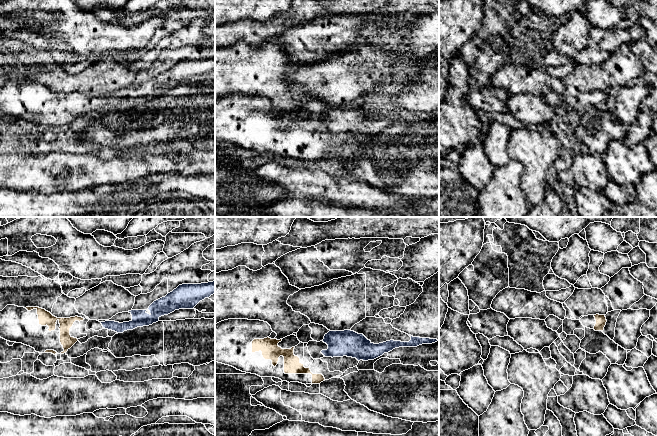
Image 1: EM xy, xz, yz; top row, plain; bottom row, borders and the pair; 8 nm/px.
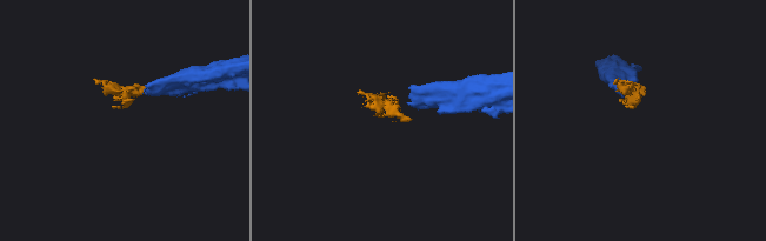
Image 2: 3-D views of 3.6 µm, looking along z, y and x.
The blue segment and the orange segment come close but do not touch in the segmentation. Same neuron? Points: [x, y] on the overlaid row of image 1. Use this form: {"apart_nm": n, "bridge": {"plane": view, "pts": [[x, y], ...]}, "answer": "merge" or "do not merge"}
{"apart_nm": 150, "bridge": {"plane": "xy", "pts": [[101, 322], [83, 319]]}, "answer": "merge"}

